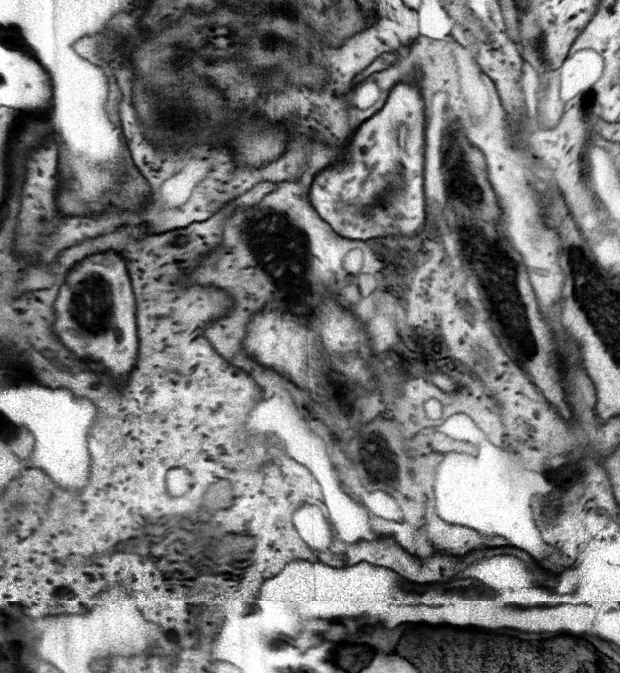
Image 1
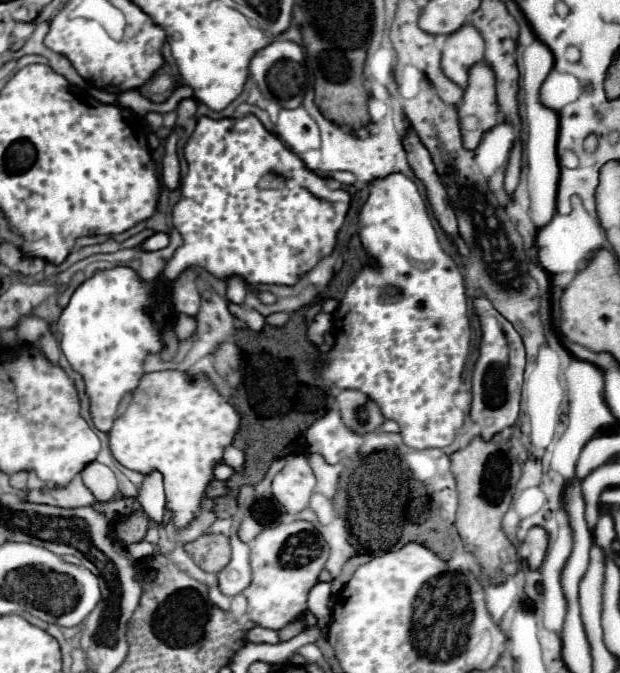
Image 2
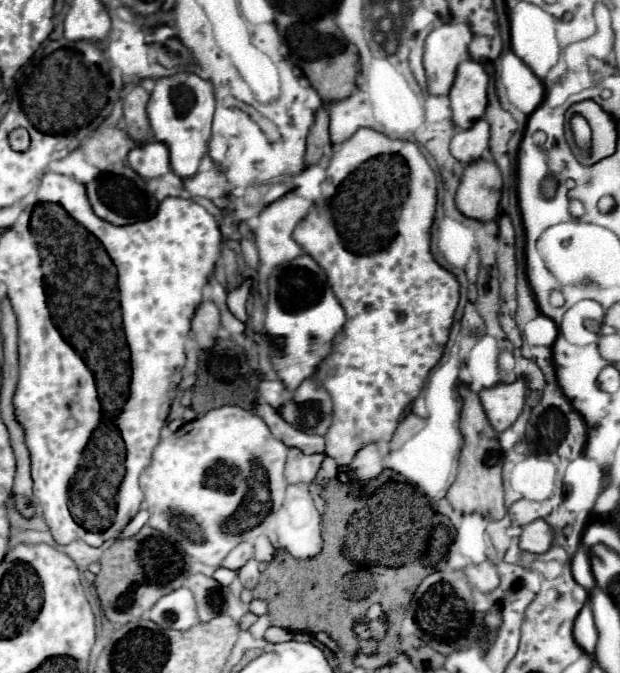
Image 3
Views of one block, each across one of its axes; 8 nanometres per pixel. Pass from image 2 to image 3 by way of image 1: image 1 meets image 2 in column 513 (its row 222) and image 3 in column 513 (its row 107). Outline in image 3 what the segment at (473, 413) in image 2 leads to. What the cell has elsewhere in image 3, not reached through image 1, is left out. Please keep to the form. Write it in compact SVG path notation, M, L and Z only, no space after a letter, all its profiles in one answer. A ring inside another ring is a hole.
M516 380L512 384L498 384L494 388L486 388L480 392L484 412L492 428L496 428L496 432L504 432L520 416L526 398L524 386L524 380Z

